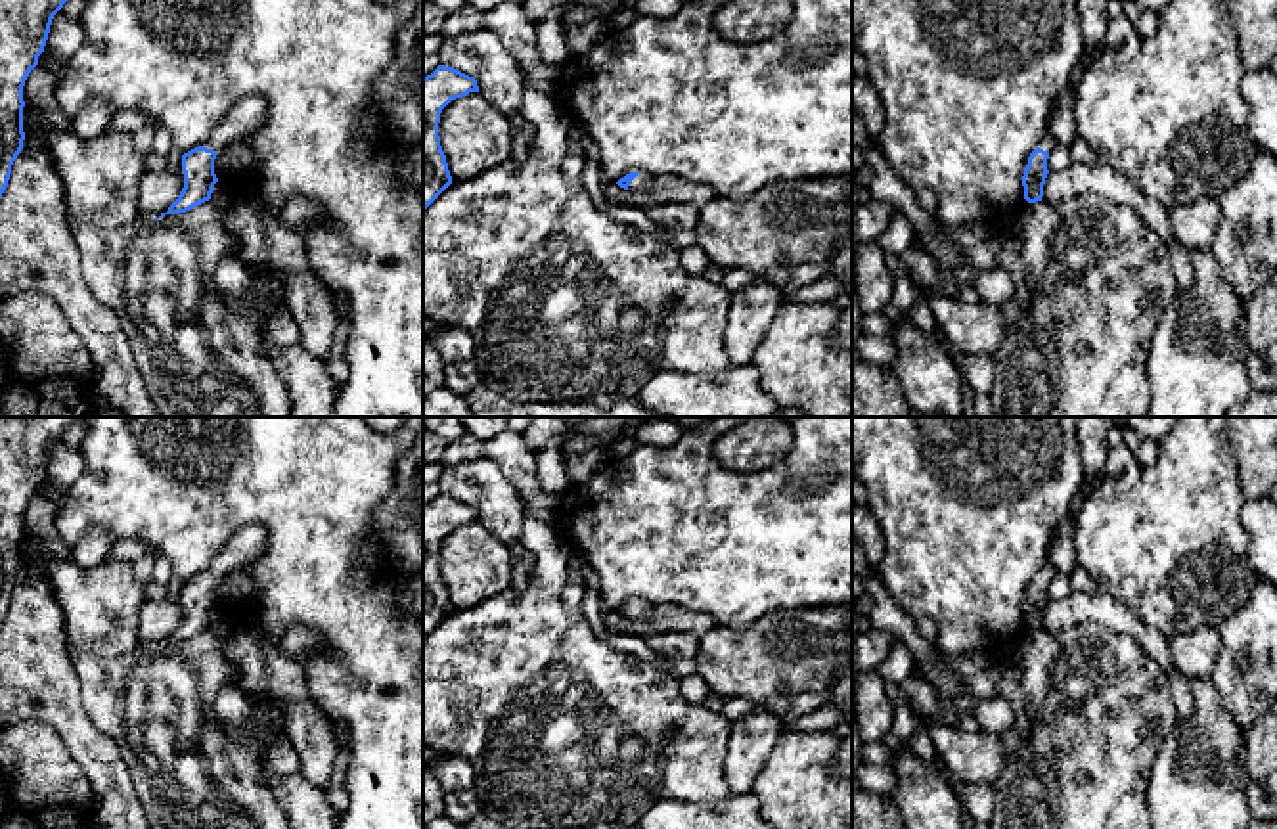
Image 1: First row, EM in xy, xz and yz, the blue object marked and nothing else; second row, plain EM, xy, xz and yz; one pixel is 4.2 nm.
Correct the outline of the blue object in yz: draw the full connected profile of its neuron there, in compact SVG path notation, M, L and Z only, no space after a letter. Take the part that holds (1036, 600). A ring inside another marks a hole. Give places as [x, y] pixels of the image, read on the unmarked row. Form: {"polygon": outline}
{"polygon": "M1047 561L1045 565L1040 567L1036 578L1028 586L1028 594L1026 594L1024 605L1022 605L1024 628L1028 632L1042 630L1042 626L1043 626L1043 613L1049 603L1047 588L1055 574L1057 574L1057 571Z"}

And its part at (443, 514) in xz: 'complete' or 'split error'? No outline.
complete

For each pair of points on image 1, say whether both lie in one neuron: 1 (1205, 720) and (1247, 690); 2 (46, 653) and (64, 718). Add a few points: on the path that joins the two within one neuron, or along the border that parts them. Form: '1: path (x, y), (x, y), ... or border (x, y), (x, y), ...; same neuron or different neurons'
1: border (1207, 676), (1222, 709), (1243, 730); different neurons
2: path (46, 669), (50, 694), (58, 703); same neuron

